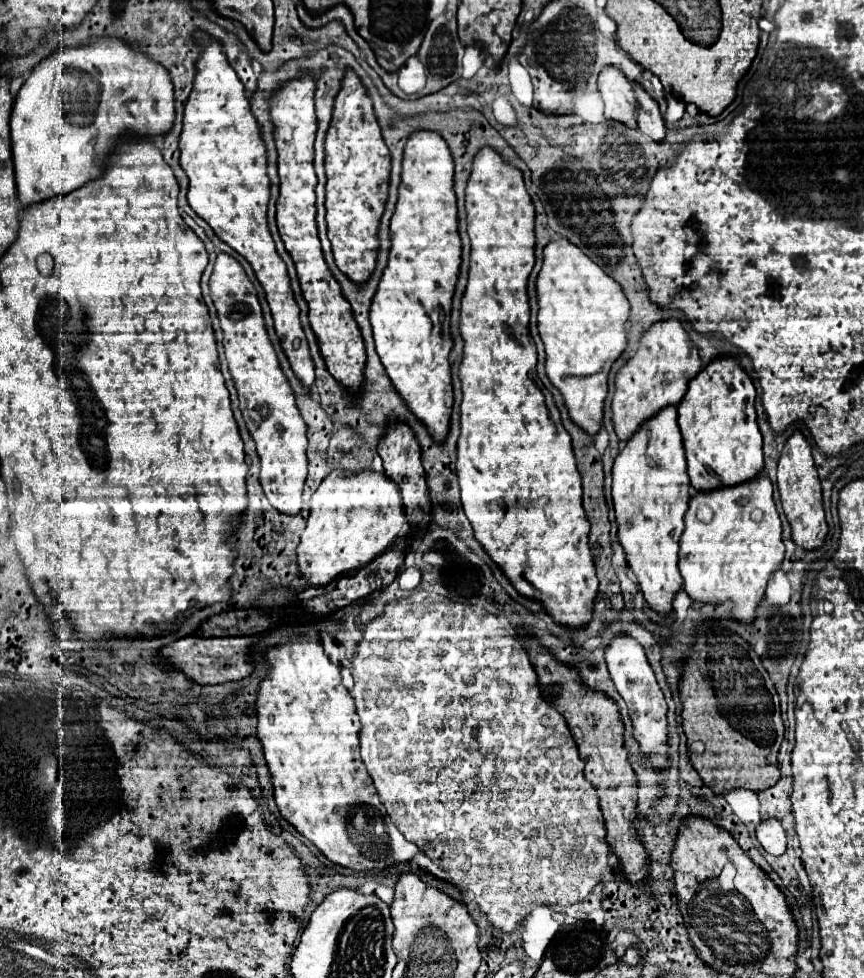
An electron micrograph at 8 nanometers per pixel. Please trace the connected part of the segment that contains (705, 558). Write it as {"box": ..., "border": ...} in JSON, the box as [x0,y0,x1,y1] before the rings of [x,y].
{"box":[679,475,783,621],"border":[[[765,475],[735,487],[697,493],[691,499],[679,551],[679,571],[685,581],[683,589],[691,601],[699,605],[723,605],[731,601],[733,621],[753,621],[757,605],[765,597],[767,581],[781,569],[783,557],[781,519],[775,509],[771,481]]]}

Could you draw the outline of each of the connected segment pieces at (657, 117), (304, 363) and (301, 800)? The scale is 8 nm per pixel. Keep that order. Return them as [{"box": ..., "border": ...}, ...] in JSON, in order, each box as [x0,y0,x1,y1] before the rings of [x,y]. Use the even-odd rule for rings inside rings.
[{"box":[631,83,667,141],"border":[[[631,83],[631,85],[639,97],[639,111],[637,111],[639,131],[653,141],[665,141],[667,127],[663,123],[663,117],[659,113],[657,103],[645,93],[645,89],[641,89],[641,85],[637,85],[637,83]]]},{"box":[179,31,315,389],"border":[[[197,31],[195,37],[201,43],[203,53],[197,61],[197,75],[185,105],[183,133],[179,139],[181,167],[189,177],[187,201],[223,243],[251,263],[257,281],[265,289],[275,321],[275,333],[291,363],[291,369],[305,389],[311,389],[315,381],[315,367],[299,323],[299,307],[289,287],[287,267],[275,251],[267,225],[271,181],[267,177],[267,149],[261,137],[261,125],[251,113],[243,83],[227,63],[221,43],[201,31]]]},{"box":[257,639,419,871],"border":[[[301,639],[299,643],[287,643],[269,649],[265,659],[271,665],[269,675],[257,693],[257,729],[273,777],[275,801],[281,815],[335,865],[349,867],[353,871],[371,871],[413,861],[413,857],[419,853],[417,845],[409,843],[393,825],[361,761],[361,721],[355,711],[355,701],[341,681],[339,667],[329,661],[321,643],[303,643]]]}]

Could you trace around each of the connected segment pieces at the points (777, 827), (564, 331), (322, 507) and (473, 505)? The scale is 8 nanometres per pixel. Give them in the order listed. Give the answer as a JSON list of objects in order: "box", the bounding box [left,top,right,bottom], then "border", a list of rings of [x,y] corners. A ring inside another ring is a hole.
[{"box":[757,819,787,855],"border":[[[767,819],[757,827],[757,841],[769,855],[783,855],[787,851],[787,837],[777,819]]]},{"box":[537,239,629,437],"border":[[[567,239],[551,241],[543,253],[545,261],[537,277],[537,299],[539,299],[537,323],[547,353],[545,373],[549,381],[561,391],[573,423],[585,429],[591,437],[595,437],[603,421],[603,405],[607,397],[607,379],[611,365],[621,357],[621,353],[627,347],[625,323],[629,319],[629,301],[621,291],[621,287],[599,265],[589,261],[589,257],[581,253],[579,247],[575,247]]]},{"box":[297,471,407,587],"border":[[[331,471],[313,493],[311,505],[313,509],[297,547],[297,567],[299,575],[315,587],[329,585],[345,571],[369,565],[407,529],[399,487],[381,473],[343,475]]]},{"box":[457,147,599,629],"border":[[[483,147],[473,161],[465,209],[471,239],[471,267],[459,323],[465,341],[459,367],[463,403],[457,445],[461,503],[473,525],[475,539],[505,573],[517,593],[539,601],[555,623],[569,629],[583,629],[583,625],[591,621],[599,583],[587,543],[589,521],[581,505],[581,475],[575,465],[571,437],[561,425],[559,411],[555,407],[549,411],[545,395],[535,383],[537,351],[529,335],[527,297],[527,279],[535,267],[535,209],[525,191],[521,171],[507,165],[493,149]]]}]

